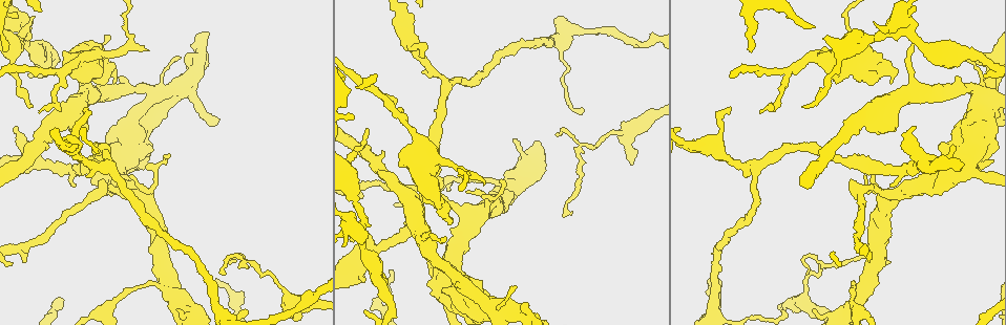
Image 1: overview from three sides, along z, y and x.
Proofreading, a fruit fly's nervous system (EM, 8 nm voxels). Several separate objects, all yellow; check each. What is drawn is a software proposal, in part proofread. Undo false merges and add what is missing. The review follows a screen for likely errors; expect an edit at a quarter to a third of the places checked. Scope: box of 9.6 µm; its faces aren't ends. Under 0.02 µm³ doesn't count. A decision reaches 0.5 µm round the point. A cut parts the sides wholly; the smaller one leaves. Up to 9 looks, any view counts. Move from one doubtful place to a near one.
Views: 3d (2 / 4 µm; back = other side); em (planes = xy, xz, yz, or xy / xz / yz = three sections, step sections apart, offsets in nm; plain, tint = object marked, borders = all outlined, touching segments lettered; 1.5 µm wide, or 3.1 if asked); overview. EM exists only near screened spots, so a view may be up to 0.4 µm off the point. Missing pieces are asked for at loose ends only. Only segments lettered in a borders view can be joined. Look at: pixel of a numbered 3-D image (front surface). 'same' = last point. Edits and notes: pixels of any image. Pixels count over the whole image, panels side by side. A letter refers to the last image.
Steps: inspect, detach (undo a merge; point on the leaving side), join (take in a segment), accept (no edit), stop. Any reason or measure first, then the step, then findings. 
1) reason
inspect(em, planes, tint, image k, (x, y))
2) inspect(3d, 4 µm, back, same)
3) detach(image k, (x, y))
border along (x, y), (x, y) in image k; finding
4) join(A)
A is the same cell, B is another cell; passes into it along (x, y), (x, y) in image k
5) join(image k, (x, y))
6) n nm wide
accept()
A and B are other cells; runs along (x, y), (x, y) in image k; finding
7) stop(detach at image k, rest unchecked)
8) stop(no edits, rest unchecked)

four arms meet
inspect(3d, 2 µm, image 1, (24, 31))

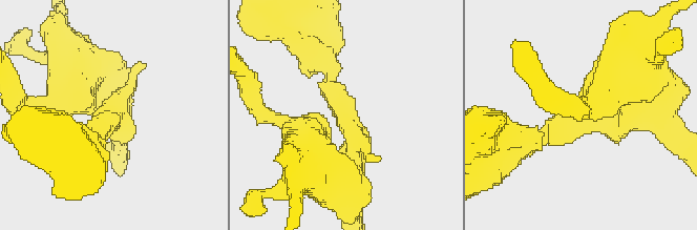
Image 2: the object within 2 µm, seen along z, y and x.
4 arms
inspect(em, planes, plain, image 2, (115, 112))

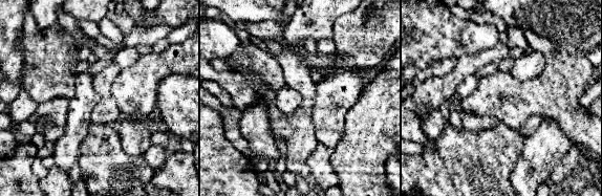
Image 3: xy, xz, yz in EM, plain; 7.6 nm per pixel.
inspect(em, planes, borders, same)

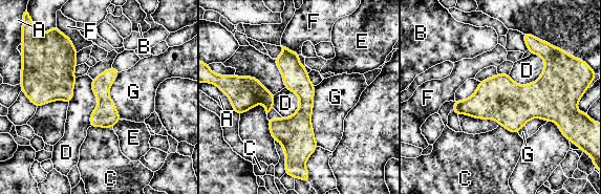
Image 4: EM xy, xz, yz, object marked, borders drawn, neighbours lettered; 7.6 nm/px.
accept()
A, B, C, D, E, F and G are other cells; runs along (284, 50), (304, 89), (294, 163) in image 4; one cell here

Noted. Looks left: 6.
an open end
inspect(3d, 2 µm, image 1, (363, 279))

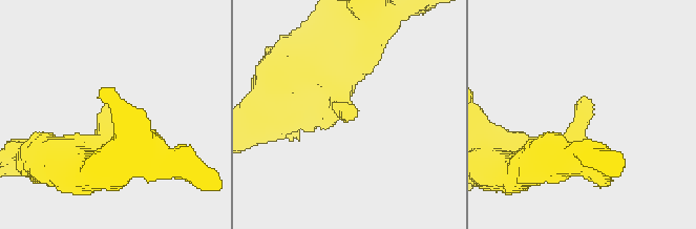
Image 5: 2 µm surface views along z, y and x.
now the EM
inspect(em, planes, tint, image 5, (584, 97))

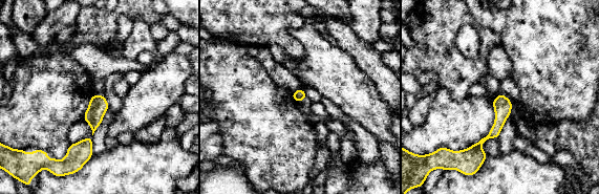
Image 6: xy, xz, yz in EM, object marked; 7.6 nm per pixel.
see the neighbours
inspect(em, planes, borders, same)

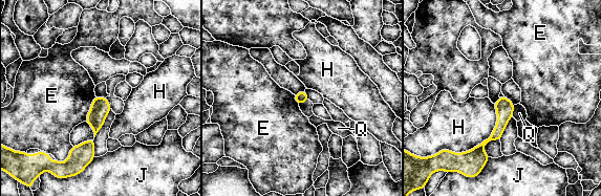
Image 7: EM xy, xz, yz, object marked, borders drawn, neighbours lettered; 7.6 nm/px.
accept()
E, H, J and Q are other cells; border along (95, 96), (84, 121) in image 7; no lettered segment goes on from it

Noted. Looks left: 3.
free end
inspect(em, planes, borders, image 1, (146, 49))

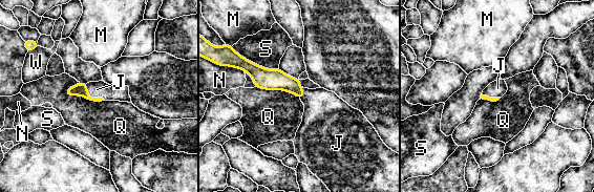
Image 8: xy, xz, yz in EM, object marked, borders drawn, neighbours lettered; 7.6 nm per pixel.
join(image 8, (97, 89))
J is the same cell, M, N, Q, S and W are other cells; it goes on there

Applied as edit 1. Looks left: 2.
branch stops here
inspect(em, planes, plain, image 1, (297, 315))

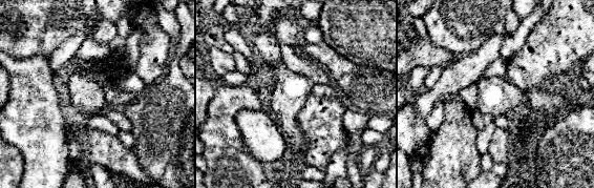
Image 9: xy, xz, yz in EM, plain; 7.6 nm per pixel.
see the neighbours
inspect(em, planes, borders, same)

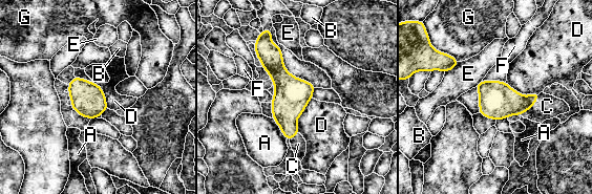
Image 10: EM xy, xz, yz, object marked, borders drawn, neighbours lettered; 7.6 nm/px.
join(image 10, (547, 106))
C is the same cell, A, B, D, E, F and G are other cells; passes into it along (501, 101), (532, 105), (547, 106) in image 10; the cell continues

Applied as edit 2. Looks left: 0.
stop(join at image 8, join at image 10, rest unchecked)

